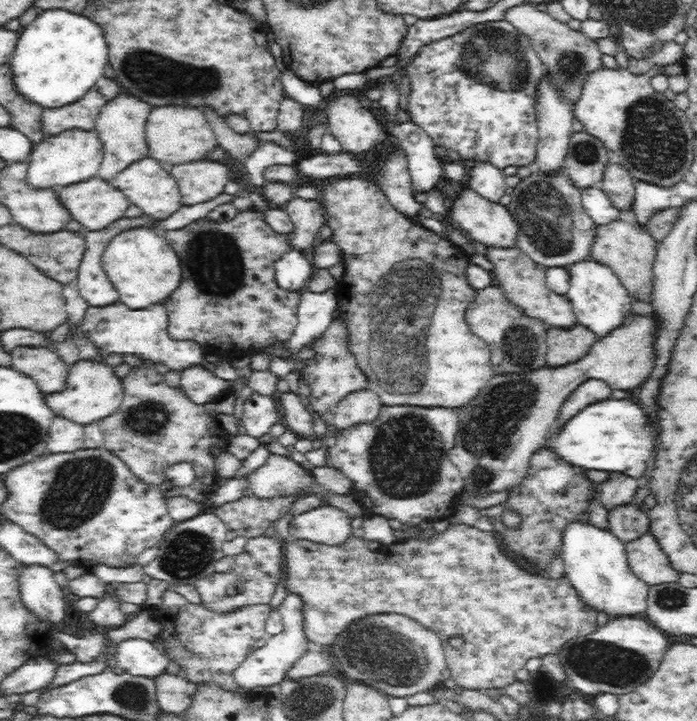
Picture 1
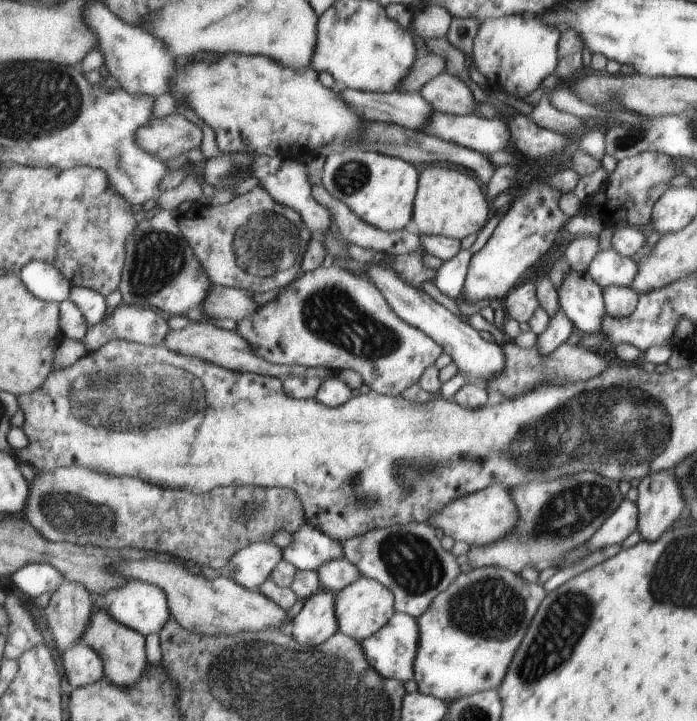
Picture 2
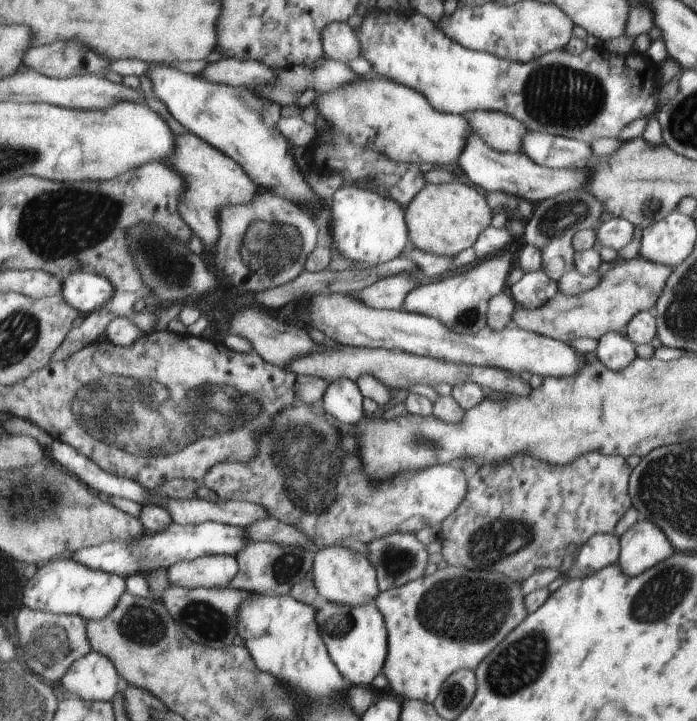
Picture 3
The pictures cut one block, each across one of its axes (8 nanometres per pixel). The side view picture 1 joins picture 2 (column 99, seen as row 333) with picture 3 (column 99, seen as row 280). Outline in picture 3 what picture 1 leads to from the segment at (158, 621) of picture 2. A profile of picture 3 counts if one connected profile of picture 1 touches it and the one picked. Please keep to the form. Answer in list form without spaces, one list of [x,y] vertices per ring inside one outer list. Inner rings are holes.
[[[73,557],[64,560],[54,558],[53,562],[50,562],[48,565],[38,570],[27,584],[28,590],[26,590],[25,594],[25,604],[36,610],[80,615],[87,620],[104,620],[111,616],[112,612],[114,612],[114,609],[121,601],[121,598],[127,593],[126,588],[128,588],[128,582],[126,582],[126,579],[126,577],[108,572],[107,570],[94,570],[84,566]]]

